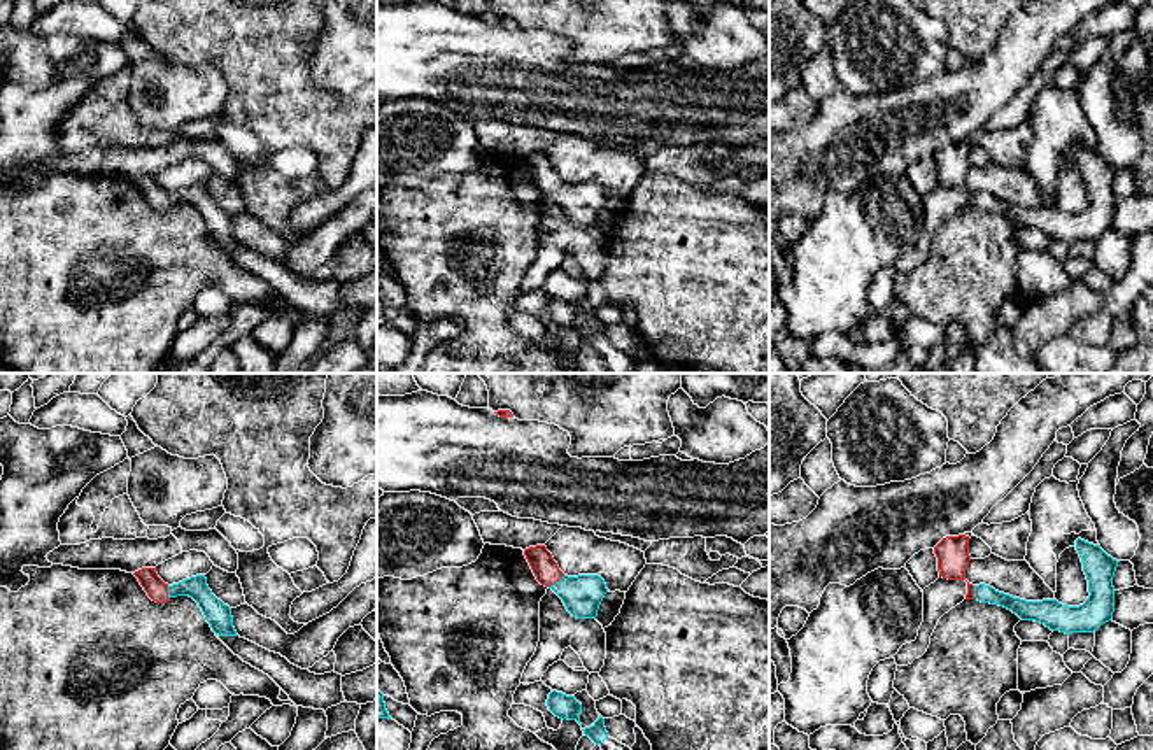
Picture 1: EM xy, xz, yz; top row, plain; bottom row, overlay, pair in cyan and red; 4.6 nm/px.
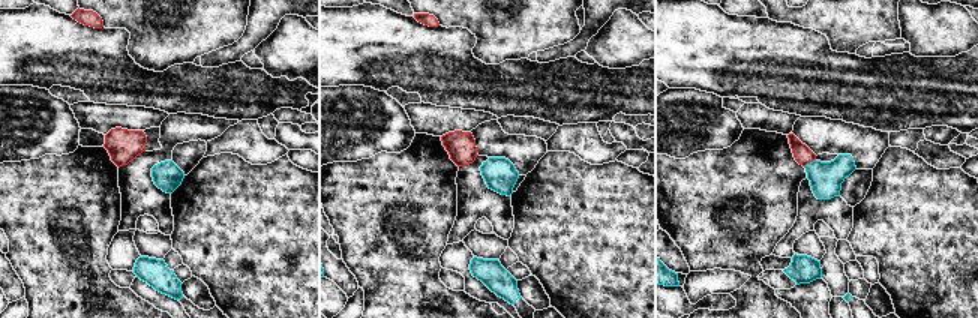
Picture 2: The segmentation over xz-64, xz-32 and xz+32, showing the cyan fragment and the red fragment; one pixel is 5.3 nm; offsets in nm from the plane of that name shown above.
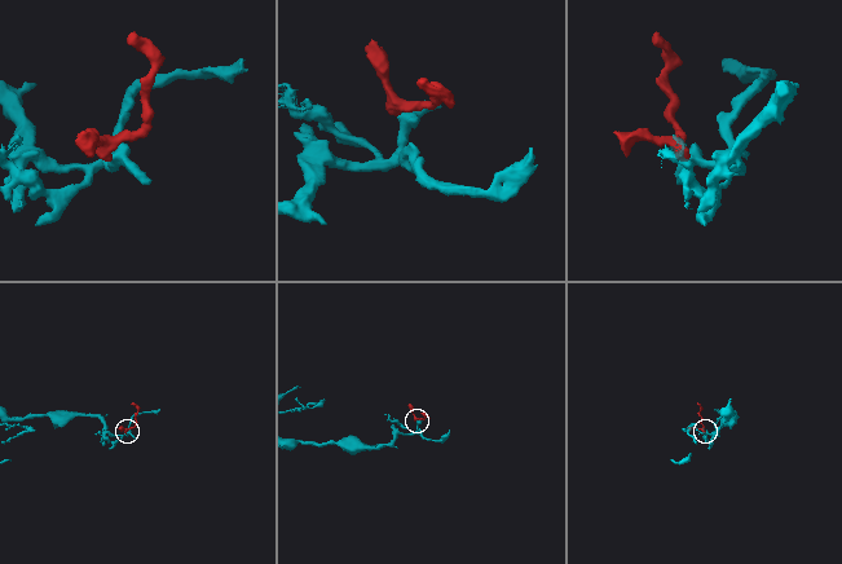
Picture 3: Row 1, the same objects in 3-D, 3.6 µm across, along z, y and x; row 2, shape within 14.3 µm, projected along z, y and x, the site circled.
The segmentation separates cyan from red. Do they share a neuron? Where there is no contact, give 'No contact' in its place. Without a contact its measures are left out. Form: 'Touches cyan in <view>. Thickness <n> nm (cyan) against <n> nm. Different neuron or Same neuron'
Touches cyan in xz. Thickness 180 nm (cyan) against 120 nm. Same neuron

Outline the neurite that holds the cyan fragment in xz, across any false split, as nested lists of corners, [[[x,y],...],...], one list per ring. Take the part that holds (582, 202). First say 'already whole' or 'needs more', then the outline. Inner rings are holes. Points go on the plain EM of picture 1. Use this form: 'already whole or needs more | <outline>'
needs more | [[[545,152],[529,154],[524,163],[536,188],[552,196],[576,226],[596,226],[599,212],[608,200],[599,182],[564,182]]]

